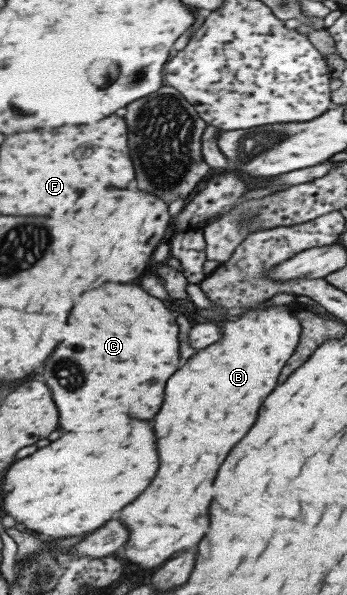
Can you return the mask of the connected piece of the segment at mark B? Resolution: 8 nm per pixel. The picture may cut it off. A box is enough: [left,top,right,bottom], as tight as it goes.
[119,305,300,569]

